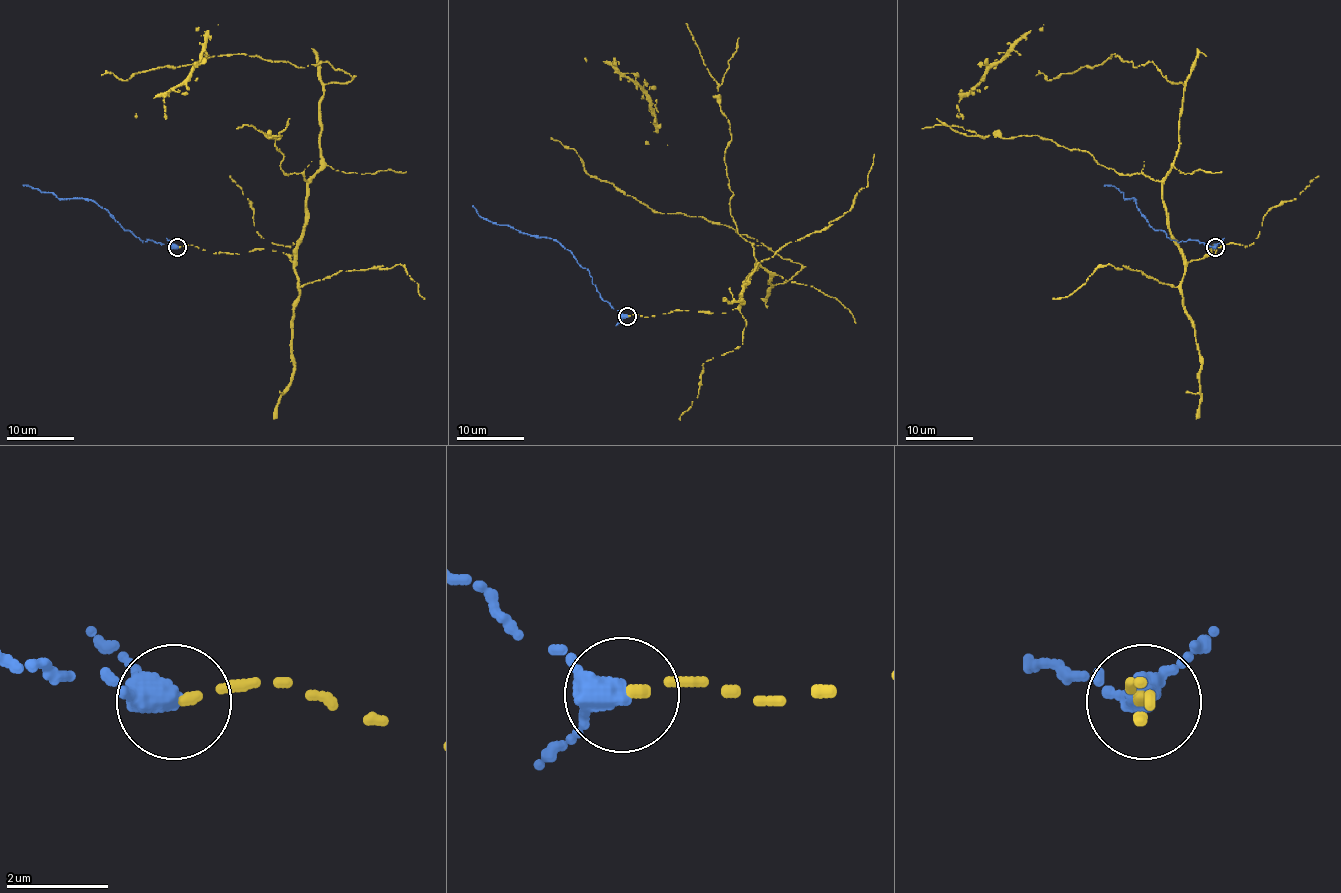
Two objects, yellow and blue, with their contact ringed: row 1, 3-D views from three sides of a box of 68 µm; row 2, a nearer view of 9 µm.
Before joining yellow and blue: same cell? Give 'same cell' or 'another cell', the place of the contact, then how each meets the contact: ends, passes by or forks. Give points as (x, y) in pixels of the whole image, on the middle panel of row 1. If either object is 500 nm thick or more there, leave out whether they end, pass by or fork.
same cell | (627, 316) | yellow ends | blue passes by

